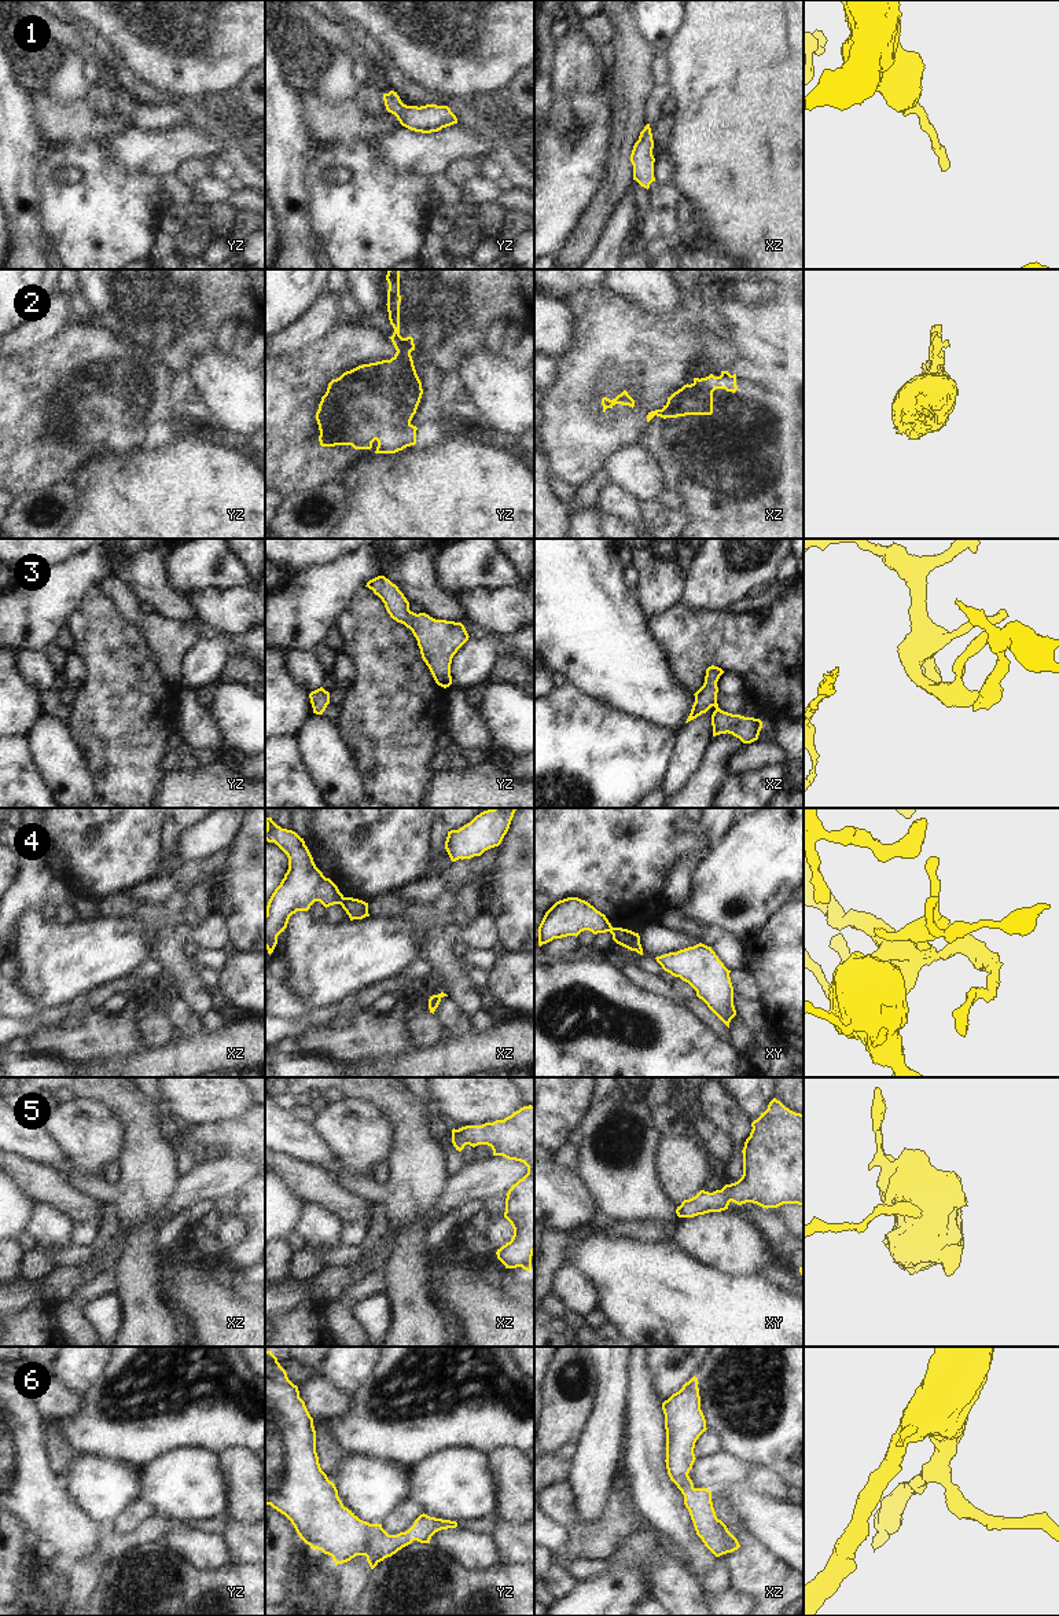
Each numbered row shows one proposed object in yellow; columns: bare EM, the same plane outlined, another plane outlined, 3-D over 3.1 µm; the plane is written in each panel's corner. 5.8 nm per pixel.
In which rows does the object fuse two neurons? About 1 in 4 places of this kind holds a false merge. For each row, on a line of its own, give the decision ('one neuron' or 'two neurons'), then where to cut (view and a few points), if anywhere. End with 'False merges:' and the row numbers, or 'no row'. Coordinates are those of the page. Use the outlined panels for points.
1: one neuron; cut none
2: two neurons; cut yz (393, 341), (400, 342), (410, 352)
3: one neuron; cut none
4: two neurons; cut xz (344, 898), (339, 903)
5: one neuron; cut none
6: one neuron; cut none
False merges: 2, 4

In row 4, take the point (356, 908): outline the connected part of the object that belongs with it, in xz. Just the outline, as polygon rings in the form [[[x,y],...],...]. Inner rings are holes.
[[[343,897],[343,900],[341,901],[341,906],[349,915],[350,921],[369,917],[368,903],[363,900],[353,899],[353,897]]]

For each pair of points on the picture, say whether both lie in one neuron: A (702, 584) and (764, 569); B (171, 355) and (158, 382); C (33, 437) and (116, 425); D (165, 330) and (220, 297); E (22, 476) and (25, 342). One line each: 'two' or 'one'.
A: one
B: two
C: one
D: one
E: two

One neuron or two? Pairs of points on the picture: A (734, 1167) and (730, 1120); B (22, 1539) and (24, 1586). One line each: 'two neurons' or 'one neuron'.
A: one neuron
B: one neuron

